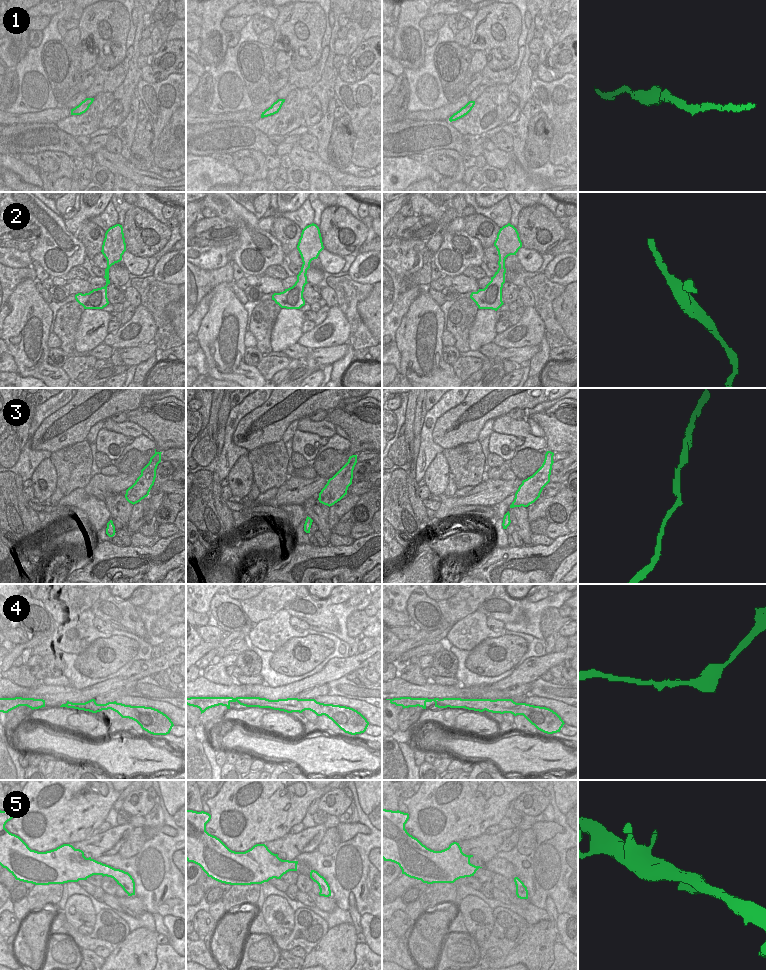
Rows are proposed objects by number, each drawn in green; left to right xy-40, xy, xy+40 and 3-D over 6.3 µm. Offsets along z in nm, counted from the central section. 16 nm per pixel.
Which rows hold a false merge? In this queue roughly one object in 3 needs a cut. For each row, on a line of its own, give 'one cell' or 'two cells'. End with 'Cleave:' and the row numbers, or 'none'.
1: one cell
2: one cell
3: one cell
4: one cell
5: one cell
Cleave: none

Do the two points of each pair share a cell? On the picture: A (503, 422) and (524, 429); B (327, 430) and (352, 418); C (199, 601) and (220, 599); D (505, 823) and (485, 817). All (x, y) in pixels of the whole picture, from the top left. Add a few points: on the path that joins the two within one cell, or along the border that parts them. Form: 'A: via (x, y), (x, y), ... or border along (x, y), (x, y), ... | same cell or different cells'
A: via (508, 426), (519, 428) | same cell
B: border along (325, 419), (335, 425) | different cells
C: border along (214, 594), (210, 602), (209, 611) | different cells
D: border along (504, 815), (498, 823) | different cells

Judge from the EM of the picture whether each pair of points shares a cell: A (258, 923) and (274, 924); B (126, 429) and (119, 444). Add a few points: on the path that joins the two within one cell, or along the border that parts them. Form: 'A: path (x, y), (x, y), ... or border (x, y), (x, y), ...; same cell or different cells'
A: border (260, 911), (268, 932); different cells
B: border (103, 427), (119, 432), (125, 437); different cells

